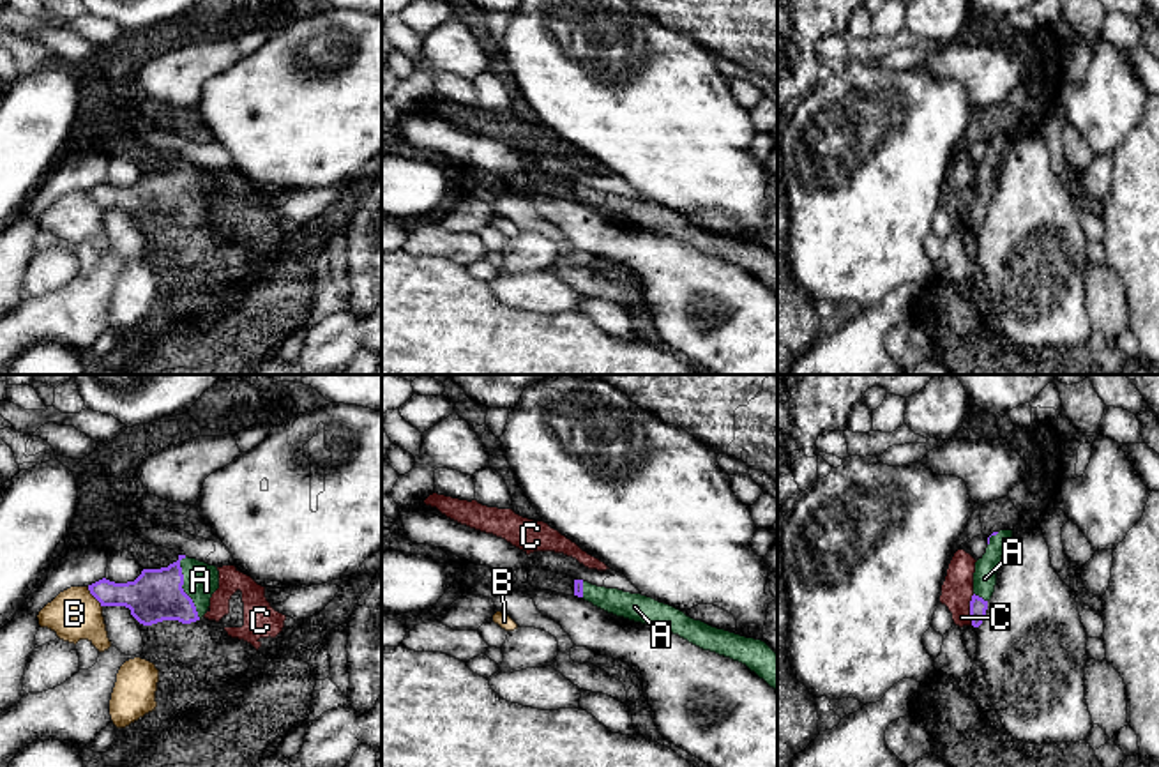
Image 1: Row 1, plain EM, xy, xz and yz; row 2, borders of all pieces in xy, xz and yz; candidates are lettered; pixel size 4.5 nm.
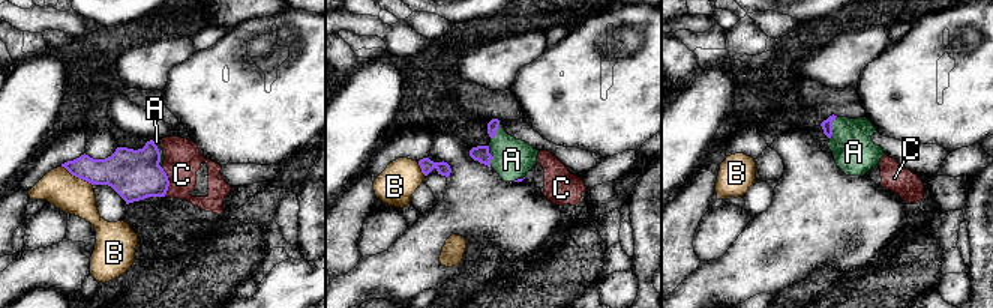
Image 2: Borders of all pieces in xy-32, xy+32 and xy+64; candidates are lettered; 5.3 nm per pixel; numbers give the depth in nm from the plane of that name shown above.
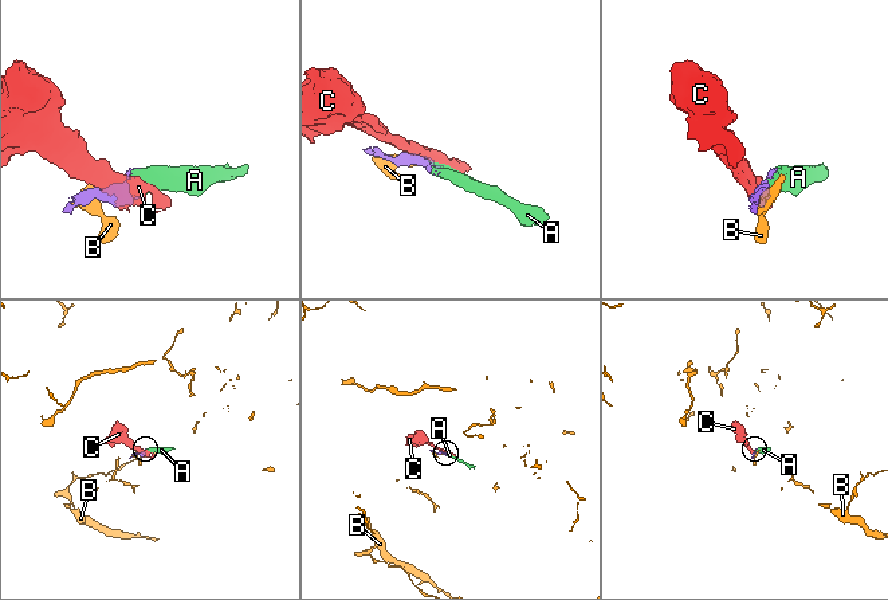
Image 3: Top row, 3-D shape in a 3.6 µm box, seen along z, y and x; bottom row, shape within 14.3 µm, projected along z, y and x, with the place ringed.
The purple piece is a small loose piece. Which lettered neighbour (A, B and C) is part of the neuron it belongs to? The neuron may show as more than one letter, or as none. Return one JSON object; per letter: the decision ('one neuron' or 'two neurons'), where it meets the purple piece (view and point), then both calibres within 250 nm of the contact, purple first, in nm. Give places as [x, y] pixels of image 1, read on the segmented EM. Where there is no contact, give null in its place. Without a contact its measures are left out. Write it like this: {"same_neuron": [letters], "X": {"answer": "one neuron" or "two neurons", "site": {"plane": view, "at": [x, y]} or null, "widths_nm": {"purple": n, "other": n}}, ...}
{"same_neuron": ["A"], "A": {"answer": "one neuron", "site": {"plane": "xy", "at": [181, 587]}, "widths_nm": {"purple": 240, "other": 160}}, "B": {"answer": "two neurons", "site": {"plane": "xy", "at": [94, 596]}, "widths_nm": {"purple": 200, "other": 240}}, "C": {"answer": "two neurons", "site": {"plane": "yz", "at": [970, 610]}, "widths_nm": {"purple": 80, "other": 140}}}

